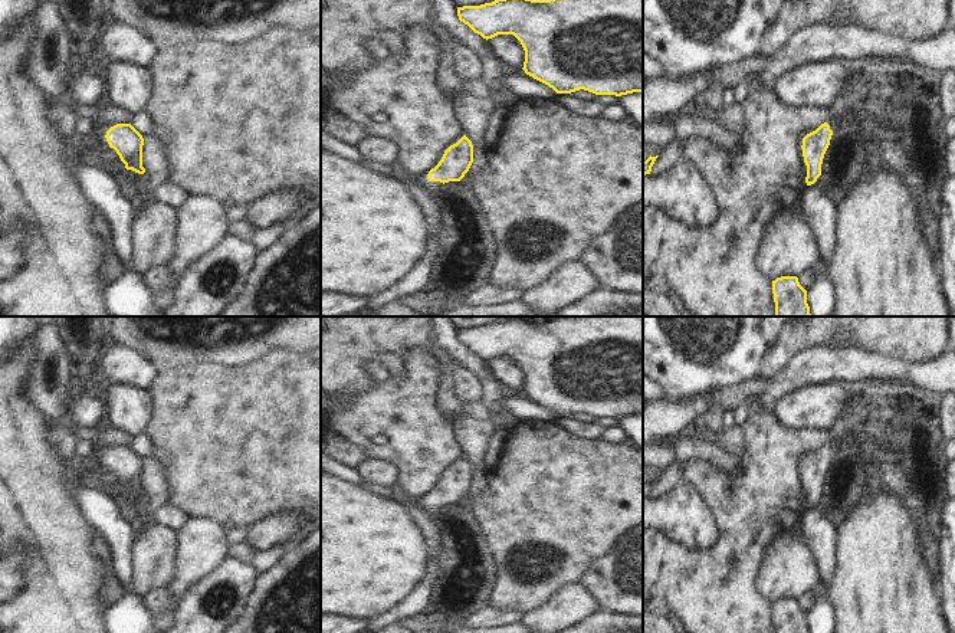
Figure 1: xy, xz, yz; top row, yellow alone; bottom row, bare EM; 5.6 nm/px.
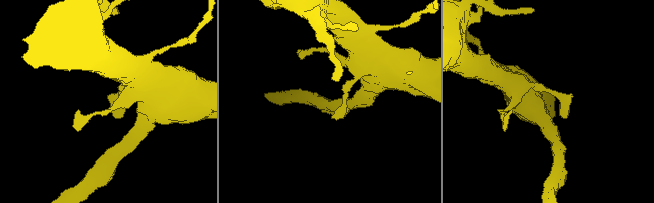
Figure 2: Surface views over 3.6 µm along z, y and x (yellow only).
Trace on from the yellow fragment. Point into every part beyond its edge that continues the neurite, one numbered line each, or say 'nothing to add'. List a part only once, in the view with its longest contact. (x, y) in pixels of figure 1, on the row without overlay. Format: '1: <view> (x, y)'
1: xy (102, 452)

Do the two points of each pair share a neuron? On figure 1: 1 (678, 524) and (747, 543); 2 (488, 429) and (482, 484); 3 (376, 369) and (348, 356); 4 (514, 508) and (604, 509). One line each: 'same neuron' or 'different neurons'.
1: different neurons
2: same neuron
3: different neurons
4: same neuron

